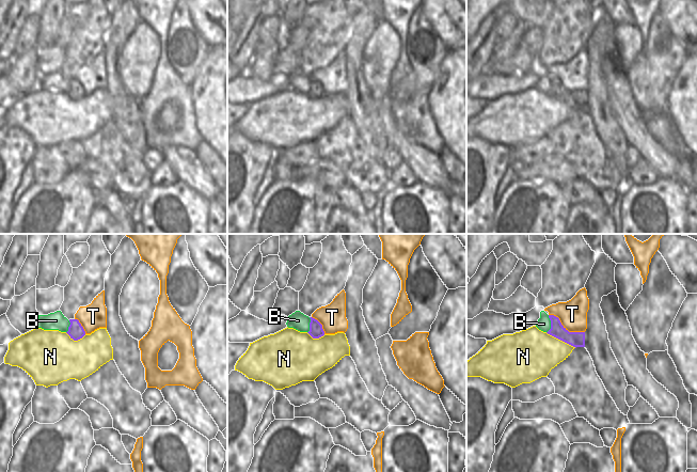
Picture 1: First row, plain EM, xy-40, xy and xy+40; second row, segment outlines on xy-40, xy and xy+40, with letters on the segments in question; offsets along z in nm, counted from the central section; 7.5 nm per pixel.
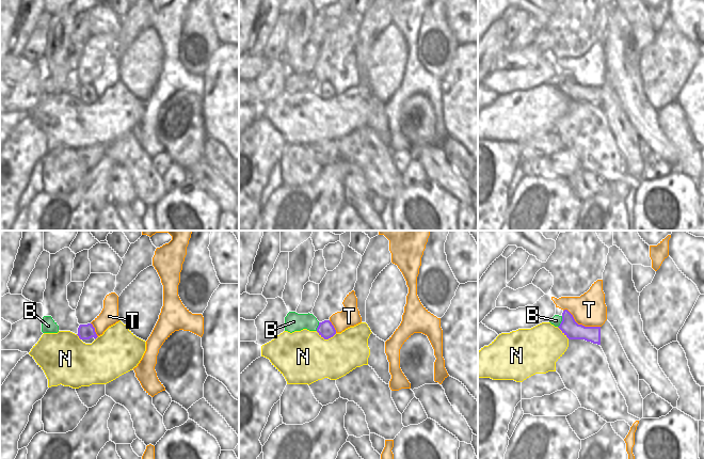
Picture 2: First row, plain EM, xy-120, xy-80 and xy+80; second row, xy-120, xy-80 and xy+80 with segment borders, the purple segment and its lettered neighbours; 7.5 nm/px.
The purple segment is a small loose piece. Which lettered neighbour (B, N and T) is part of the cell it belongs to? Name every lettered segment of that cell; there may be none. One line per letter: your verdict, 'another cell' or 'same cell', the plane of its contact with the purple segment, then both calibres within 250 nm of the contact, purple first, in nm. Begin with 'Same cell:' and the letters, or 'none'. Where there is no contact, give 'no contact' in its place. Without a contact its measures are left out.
Same cell: B
B: same cell; meets purple in xy+40; 110 nm thick on the purple side, 110 nm on the other
N: another cell; meets purple in xy+40; 110 nm thick on the purple side, 380 nm on the other
T: another cell; meets purple in xy+40; 110 nm thick on the purple side, 220 nm on the other

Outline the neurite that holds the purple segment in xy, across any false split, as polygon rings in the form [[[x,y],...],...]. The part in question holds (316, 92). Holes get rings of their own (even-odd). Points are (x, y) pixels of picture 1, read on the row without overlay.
[[[300,72],[289,76],[286,85],[288,89],[294,89],[300,93],[307,93],[313,99],[324,96],[322,85],[317,80],[308,78]]]

